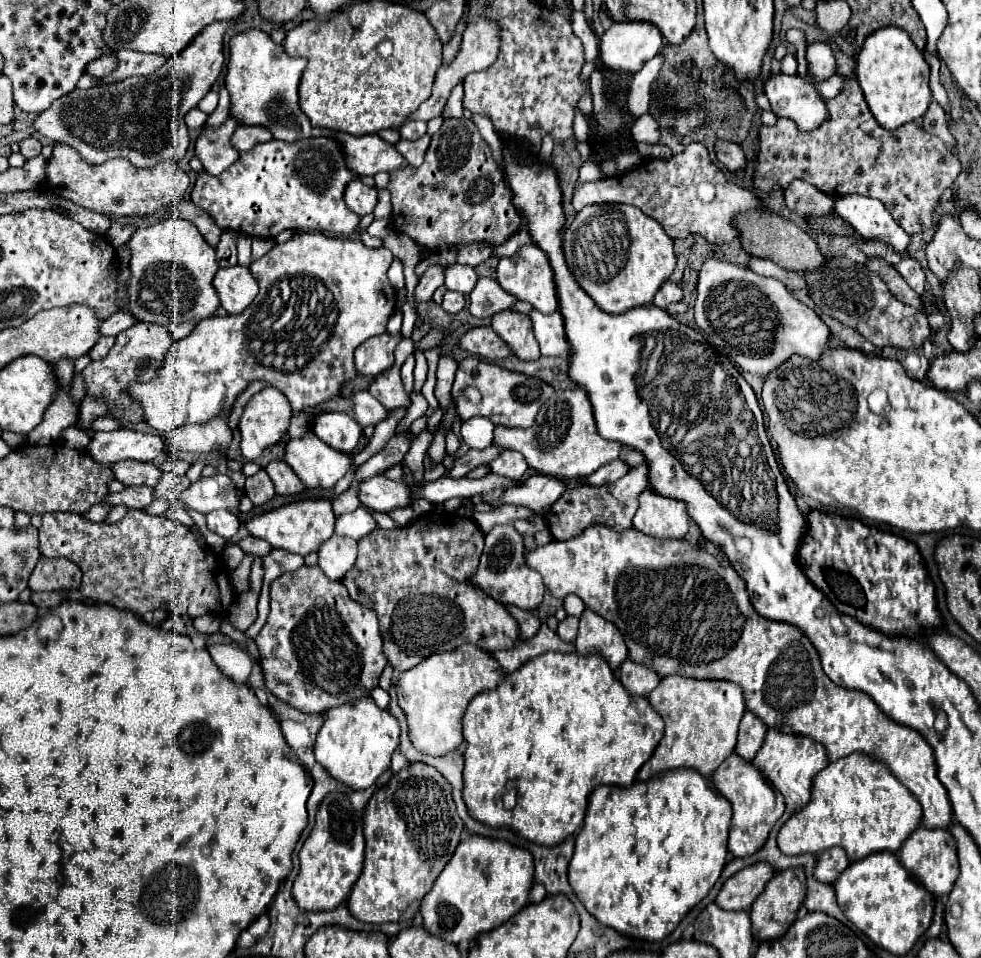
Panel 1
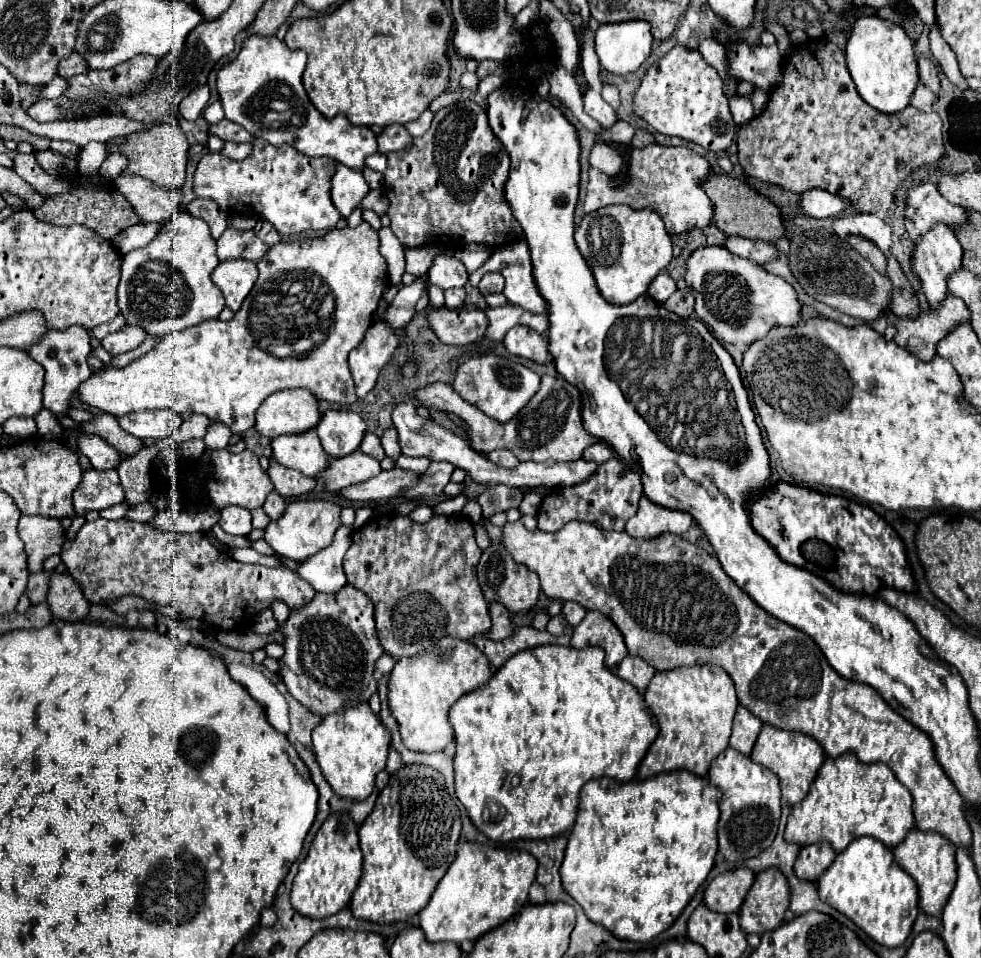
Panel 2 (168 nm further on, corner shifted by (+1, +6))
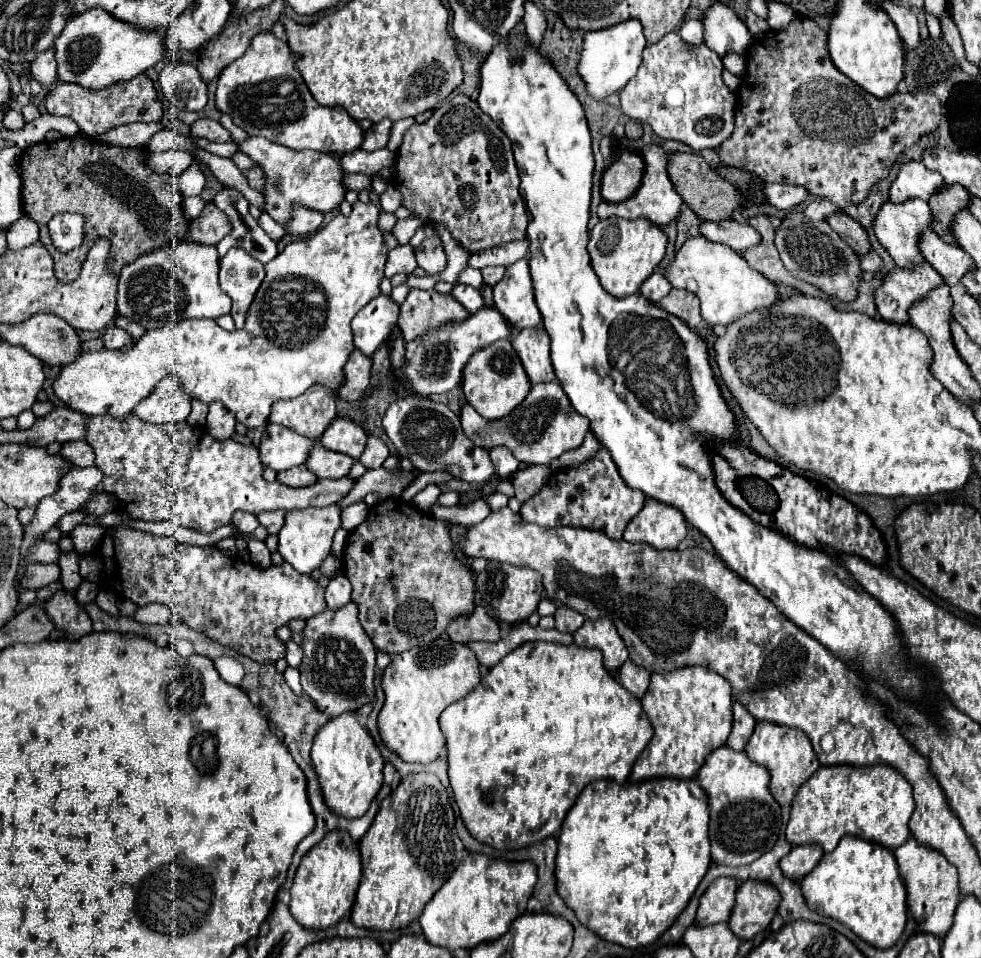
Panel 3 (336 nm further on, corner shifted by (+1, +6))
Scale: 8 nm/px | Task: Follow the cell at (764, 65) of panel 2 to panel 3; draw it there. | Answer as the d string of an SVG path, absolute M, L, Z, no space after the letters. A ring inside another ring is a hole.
M720 2L712 4L702 16L702 24L704 44L712 48L718 56L724 56L728 52L738 52L746 56L746 48L750 48L754 36L732 8Z

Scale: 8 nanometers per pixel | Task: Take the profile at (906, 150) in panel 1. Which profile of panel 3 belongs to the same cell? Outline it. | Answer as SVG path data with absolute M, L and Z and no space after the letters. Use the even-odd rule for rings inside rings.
M796 14L790 22L790 26L786 30L770 30L768 34L754 38L750 50L746 52L746 72L740 80L738 92L736 92L736 128L730 134L730 138L726 138L720 144L720 160L726 166L736 166L736 168L744 168L752 174L756 174L760 180L764 182L780 182L780 184L794 184L794 186L802 186L806 188L812 196L826 196L830 198L830 202L834 202L840 210L844 210L848 204L858 204L860 200L864 200L870 192L870 188L888 176L890 166L894 164L896 156L898 156L898 146L912 146L918 142L918 138L922 134L930 134L938 128L940 122L940 100L934 94L926 94L926 92L894 92L894 96L888 96L886 100L870 96L866 90L858 88L848 76L844 76L830 60L828 50L826 50L826 32L824 28L818 26L816 20L812 20L806 14Z

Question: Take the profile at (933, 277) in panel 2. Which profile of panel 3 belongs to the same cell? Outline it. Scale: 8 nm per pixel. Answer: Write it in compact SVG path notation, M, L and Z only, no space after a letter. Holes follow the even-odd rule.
M888 200L880 206L880 210L876 212L874 222L872 222L878 242L888 250L892 260L902 268L914 264L914 260L916 262L922 260L920 250L918 250L918 238L920 238L920 232L930 226L932 226L932 214L924 200L906 200L906 204L894 204Z

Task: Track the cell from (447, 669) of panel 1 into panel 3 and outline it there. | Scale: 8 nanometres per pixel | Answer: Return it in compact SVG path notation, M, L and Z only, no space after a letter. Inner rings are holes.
M438 638L428 646L418 646L394 656L382 674L386 700L378 714L378 730L386 748L398 752L406 762L428 764L436 760L446 744L438 716L448 704L464 698L480 684L478 666L474 652L466 644L448 638Z

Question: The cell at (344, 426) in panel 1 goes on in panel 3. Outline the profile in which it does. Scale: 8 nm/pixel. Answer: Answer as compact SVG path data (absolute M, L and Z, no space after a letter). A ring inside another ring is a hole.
M336 418L322 436L322 446L358 460L366 448L366 432L350 418Z

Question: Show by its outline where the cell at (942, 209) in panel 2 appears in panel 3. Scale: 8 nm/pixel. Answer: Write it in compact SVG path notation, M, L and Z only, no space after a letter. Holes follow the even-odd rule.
M912 160L900 166L896 178L890 184L890 200L904 202L908 198L930 200L942 186L942 176L938 172L930 172L922 162Z

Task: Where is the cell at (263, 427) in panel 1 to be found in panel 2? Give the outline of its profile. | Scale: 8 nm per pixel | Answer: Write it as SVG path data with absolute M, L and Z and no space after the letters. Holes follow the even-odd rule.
M302 388L282 390L268 396L256 412L256 432L270 440L282 434L298 434L314 428L320 420L316 398Z

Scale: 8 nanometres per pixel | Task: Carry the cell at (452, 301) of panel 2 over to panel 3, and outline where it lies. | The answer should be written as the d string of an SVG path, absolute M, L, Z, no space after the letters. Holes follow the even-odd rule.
M456 284L454 290L452 290L452 294L472 314L478 312L478 310L482 310L482 306L484 306L484 298L482 298L482 294L480 294L478 288L464 286L464 284Z

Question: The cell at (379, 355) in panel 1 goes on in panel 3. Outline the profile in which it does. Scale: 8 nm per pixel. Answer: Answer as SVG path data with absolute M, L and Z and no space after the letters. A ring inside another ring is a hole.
M354 350L350 354L350 360L346 362L346 368L344 368L344 384L342 388L338 388L338 396L342 400L358 400L362 396L362 392L366 390L368 382L370 382L370 358L364 356L360 350Z

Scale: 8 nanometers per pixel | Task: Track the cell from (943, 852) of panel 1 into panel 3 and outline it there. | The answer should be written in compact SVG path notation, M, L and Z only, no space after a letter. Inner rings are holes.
M910 838L906 844L896 848L894 856L898 860L898 870L900 870L902 882L906 886L910 916L916 920L916 924L922 932L936 934L940 938L946 936L946 930L950 930L950 924L954 920L954 912L956 912L956 906L960 900L956 866L952 866L946 860L946 856L942 856L940 850L920 844L914 838Z

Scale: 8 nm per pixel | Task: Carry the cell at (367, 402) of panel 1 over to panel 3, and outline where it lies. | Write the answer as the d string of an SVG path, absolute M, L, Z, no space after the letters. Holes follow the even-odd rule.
M398 398L386 410L382 424L400 456L408 458L420 472L446 470L454 478L460 478L464 482L486 482L494 474L488 450L476 446L464 436L460 418L446 404L432 402L428 398Z

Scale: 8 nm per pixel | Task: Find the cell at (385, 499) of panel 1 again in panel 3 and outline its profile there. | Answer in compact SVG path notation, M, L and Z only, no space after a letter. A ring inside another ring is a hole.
M320 442L314 444L310 450L310 456L306 460L306 466L310 472L314 472L318 478L342 478L348 474L354 460L350 456L342 456L338 452L330 452L322 448Z

